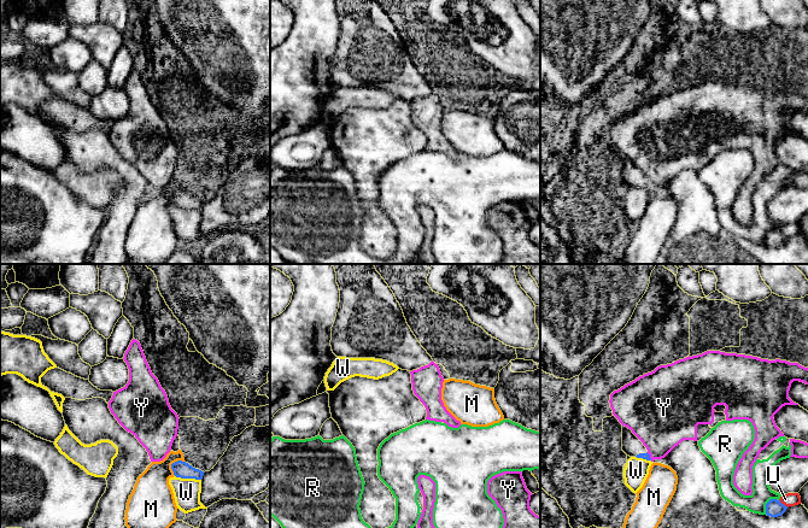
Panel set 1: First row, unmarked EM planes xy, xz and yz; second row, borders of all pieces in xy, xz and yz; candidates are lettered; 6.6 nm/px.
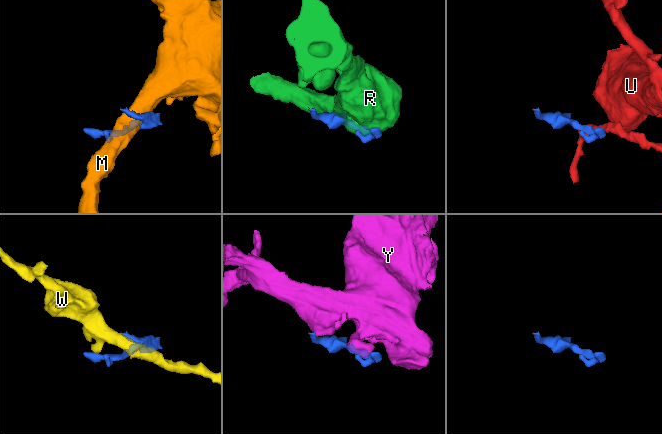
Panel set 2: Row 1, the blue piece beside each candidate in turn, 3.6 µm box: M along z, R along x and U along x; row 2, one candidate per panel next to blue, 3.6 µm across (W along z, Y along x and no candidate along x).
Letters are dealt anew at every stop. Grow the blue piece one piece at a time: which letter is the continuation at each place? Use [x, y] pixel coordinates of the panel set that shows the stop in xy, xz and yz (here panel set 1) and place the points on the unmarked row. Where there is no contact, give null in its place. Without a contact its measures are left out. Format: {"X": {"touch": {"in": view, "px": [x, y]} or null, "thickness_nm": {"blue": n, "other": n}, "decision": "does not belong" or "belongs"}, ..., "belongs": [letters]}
{"M": {"touch": {"in": "xy", "px": [171, 194]}, "thickness_nm": {"blue": 110, "other": 280}, "decision": "does not belong"}, "R": {"touch": {"in": "yz", "px": [767, 233]}, "thickness_nm": {"blue": 110, "other": 130}, "decision": "does not belong"}, "U": {"touch": {"in": "yz", "px": [783, 234]}, "thickness_nm": {"blue": 110, "other": 90}, "decision": "does not belong"}, "W": {"touch": {"in": "xy", "px": [188, 207]}, "thickness_nm": {"blue": 110, "other": 180}, "decision": "does not belong"}, "Y": {"touch": {"in": "yz", "px": [649, 186]}, "thickness_nm": {"blue": 50, "other": 380}, "decision": "does not belong"}, "belongs": []}

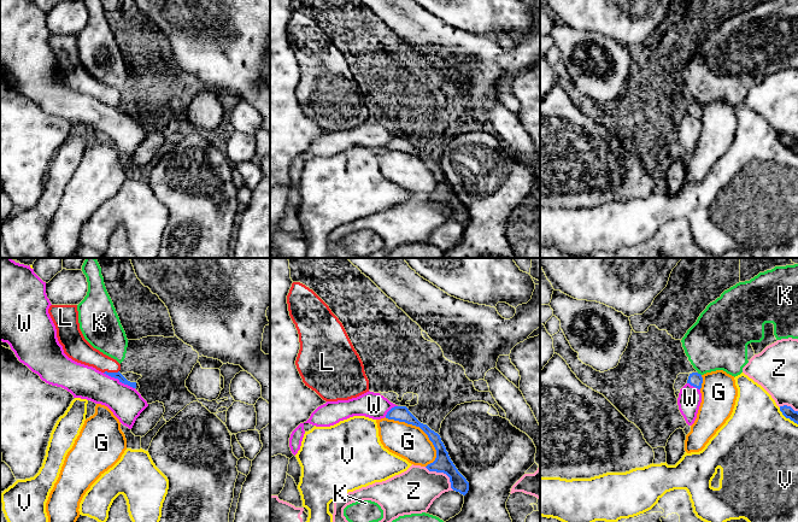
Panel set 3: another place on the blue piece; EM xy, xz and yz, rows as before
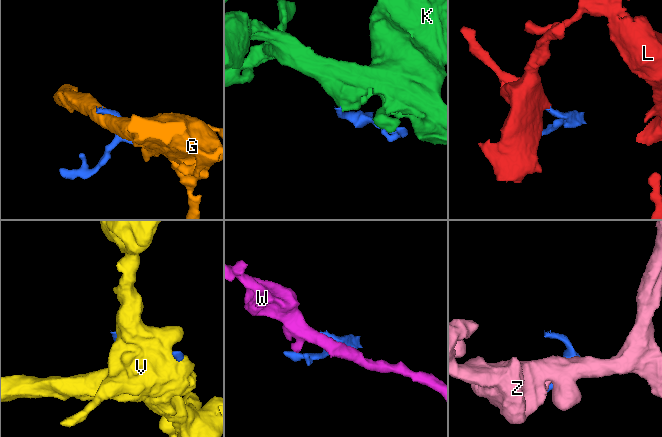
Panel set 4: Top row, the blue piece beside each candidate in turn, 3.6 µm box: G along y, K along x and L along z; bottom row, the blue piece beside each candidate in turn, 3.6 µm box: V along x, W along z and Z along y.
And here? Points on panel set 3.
{"G": {"touch": {"in": "xz", "px": [418, 156]}, "thickness_nm": {"blue": 110, "other": 220}, "decision": "does not belong"}, "K": {"touch": {"in": "yz", "px": [699, 104]}, "thickness_nm": {"blue": 90, "other": 380}, "decision": "does not belong"}, "L": {"touch": {"in": "xy", "px": [111, 103]}, "thickness_nm": {"blue": 50, "other": 160}, "decision": "belongs"}, "V": {"touch": {"in": "yz", "px": [787, 147]}, "thickness_nm": {"blue": 80, "other": 480}, "decision": "does not belong"}, "W": {"touch": {"in": "xy", "px": [118, 109]}, "thickness_nm": {"blue": 50, "other": 220}, "decision": "does not belong"}, "Z": {"touch": {"in": "xz", "px": [442, 201]}, "thickness_nm": {"blue": 120, "other": 300}, "decision": "does not belong"}, "belongs": ["L"]}

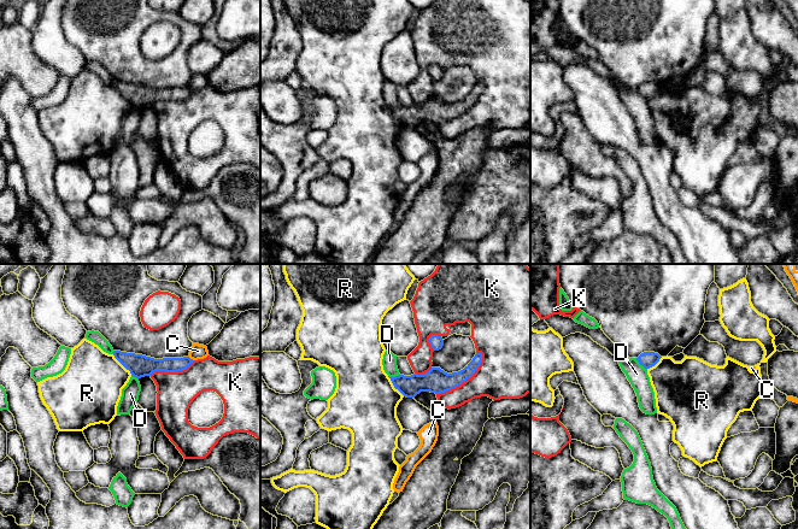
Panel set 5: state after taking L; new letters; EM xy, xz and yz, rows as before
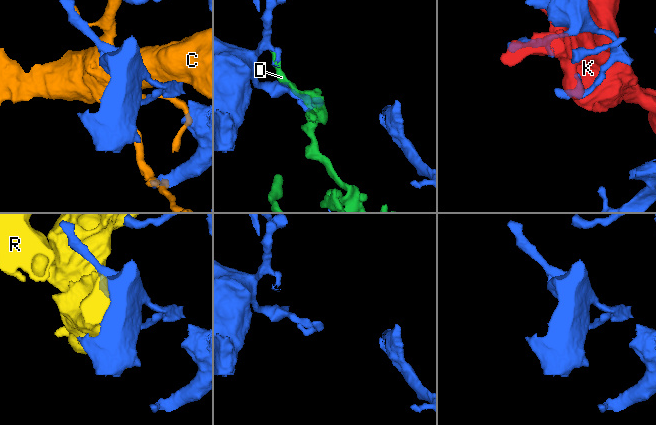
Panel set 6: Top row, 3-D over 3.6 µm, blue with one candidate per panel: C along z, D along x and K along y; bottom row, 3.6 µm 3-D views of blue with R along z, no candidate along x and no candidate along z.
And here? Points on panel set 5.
{"C": {"touch": {"in": "xy", "px": [189, 88]}, "thickness_nm": {"blue": 100, "other": 100}, "decision": "does not belong"}, "D": {"touch": {"in": "yz", "px": [640, 94]}, "thickness_nm": {"blue": 110, "other": 140}, "decision": "does not belong"}, "K": {"touch": {"in": "xz", "px": [464, 111]}, "thickness_nm": {"blue": 160, "other": 320}, "decision": "does not belong"}, "R": {"touch": {"in": "xy", "px": [123, 95]}, "thickness_nm": {"blue": 150, "other": 400}, "decision": "does not belong"}, "belongs": []}

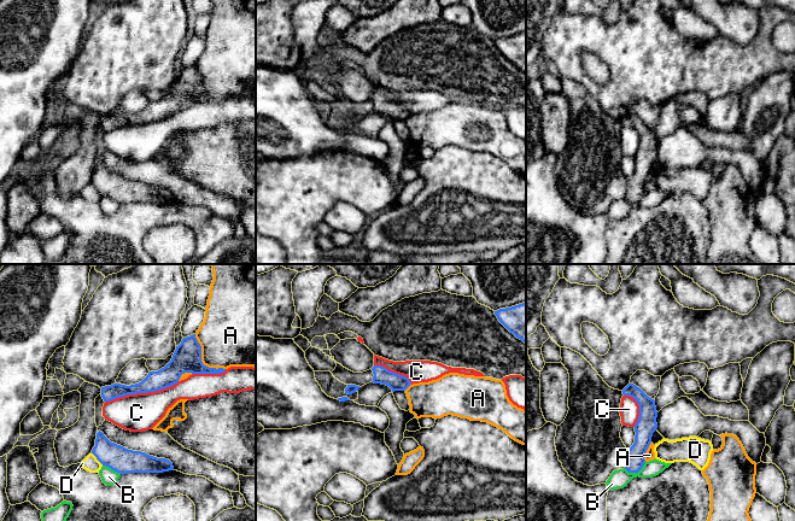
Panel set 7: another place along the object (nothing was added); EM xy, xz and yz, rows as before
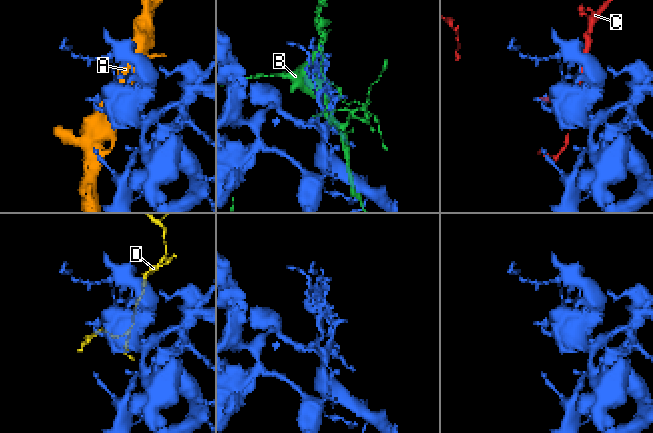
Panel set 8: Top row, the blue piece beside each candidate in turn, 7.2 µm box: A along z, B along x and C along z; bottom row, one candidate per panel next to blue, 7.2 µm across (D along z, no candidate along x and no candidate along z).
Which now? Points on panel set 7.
{"A": {"touch": {"in": "xy", "px": [200, 89]}, "thickness_nm": {"blue": 190, "other": 400}, "decision": "does not belong"}, "B": {"touch": {"in": "yz", "px": [635, 202]}, "thickness_nm": {"blue": 120, "other": 120}, "decision": "does not belong"}, "C": {"touch": {"in": "xy", "px": [141, 122]}, "thickness_nm": {"blue": 140, "other": 260}, "decision": "does not belong"}, "D": {"touch": {"in": "xy", "px": [97, 188]}, "thickness_nm": {"blue": 170, "other": 100}, "decision": "does not belong"}, "belongs": []}

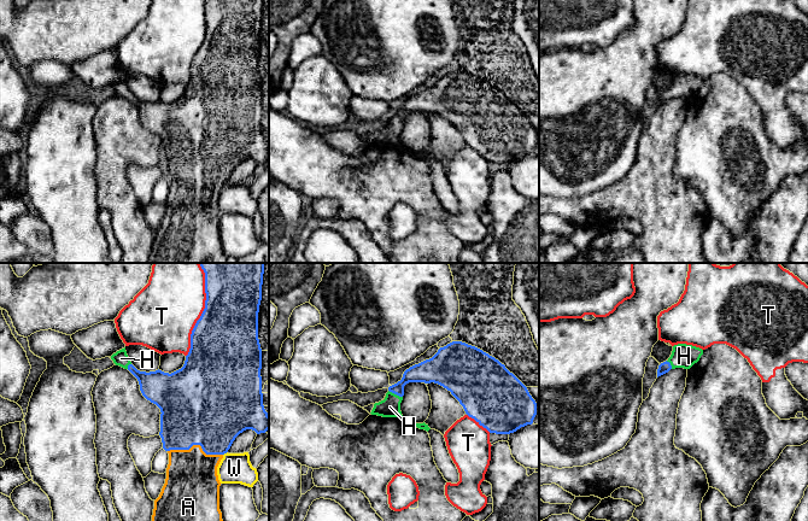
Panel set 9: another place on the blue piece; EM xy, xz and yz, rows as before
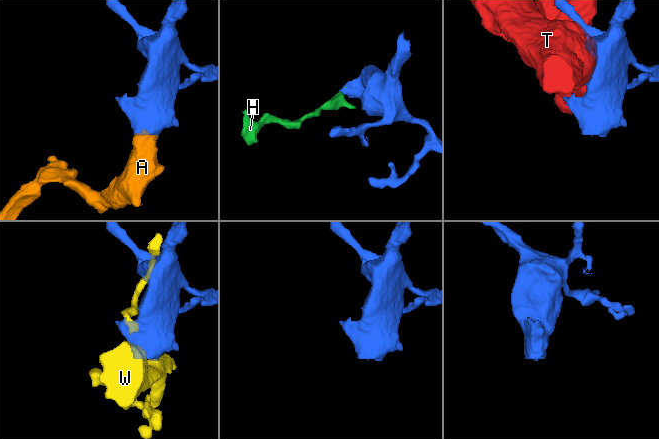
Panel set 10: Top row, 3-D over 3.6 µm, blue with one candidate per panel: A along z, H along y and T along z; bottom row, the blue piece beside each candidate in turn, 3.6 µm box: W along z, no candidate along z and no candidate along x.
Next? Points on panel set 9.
{"A": {"touch": {"in": "xy", "px": [195, 174]}, "thickness_nm": {"blue": 500, "other": 340}, "decision": "belongs"}, "H": {"touch": {"in": "xz", "px": [396, 123]}, "thickness_nm": {"blue": 150, "other": 140}, "decision": "belongs"}, "T": {"touch": {"in": "xy", "px": [202, 44]}, "thickness_nm": {"blue": 460, "other": 440}, "decision": "does not belong"}, "W": {"touch": {"in": "xy", "px": [224, 182]}, "thickness_nm": {"blue": 400, "other": 200}, "decision": "does not belong"}, "belongs": ["A", "H"]}

